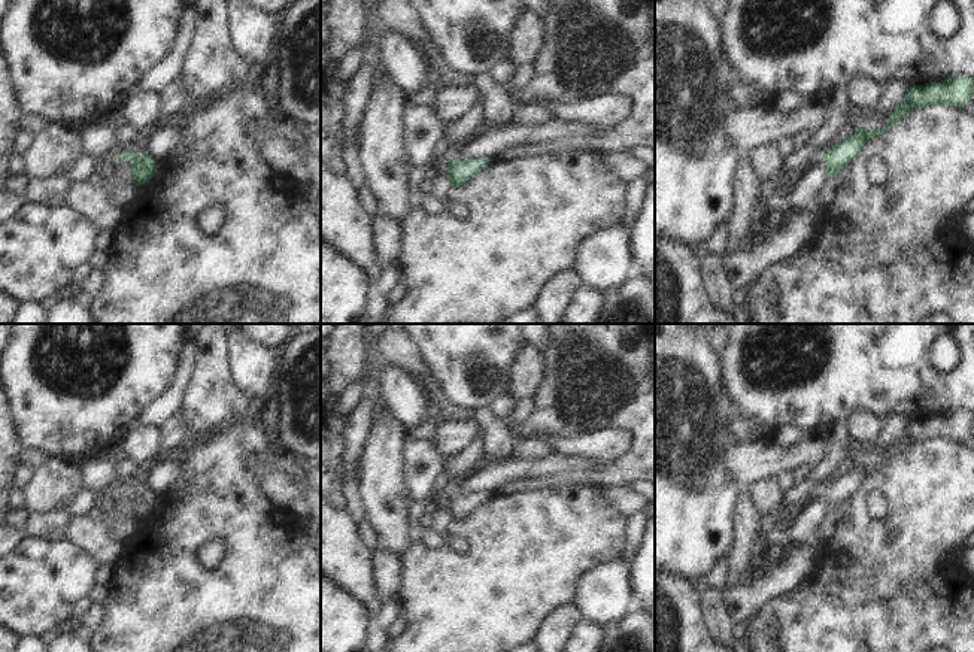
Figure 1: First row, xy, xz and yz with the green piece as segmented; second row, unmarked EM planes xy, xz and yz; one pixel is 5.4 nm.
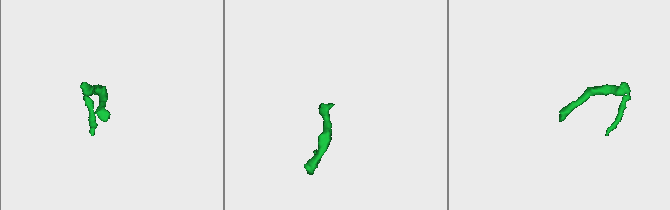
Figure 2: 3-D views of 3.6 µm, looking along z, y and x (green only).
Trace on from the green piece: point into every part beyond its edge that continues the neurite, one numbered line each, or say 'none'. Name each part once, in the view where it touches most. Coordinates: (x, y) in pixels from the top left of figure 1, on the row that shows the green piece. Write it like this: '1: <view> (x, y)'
none

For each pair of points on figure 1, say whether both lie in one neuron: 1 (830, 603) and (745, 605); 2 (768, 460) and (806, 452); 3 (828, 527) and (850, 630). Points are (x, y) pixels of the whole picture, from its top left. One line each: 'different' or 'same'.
1: different
2: same
3: different

